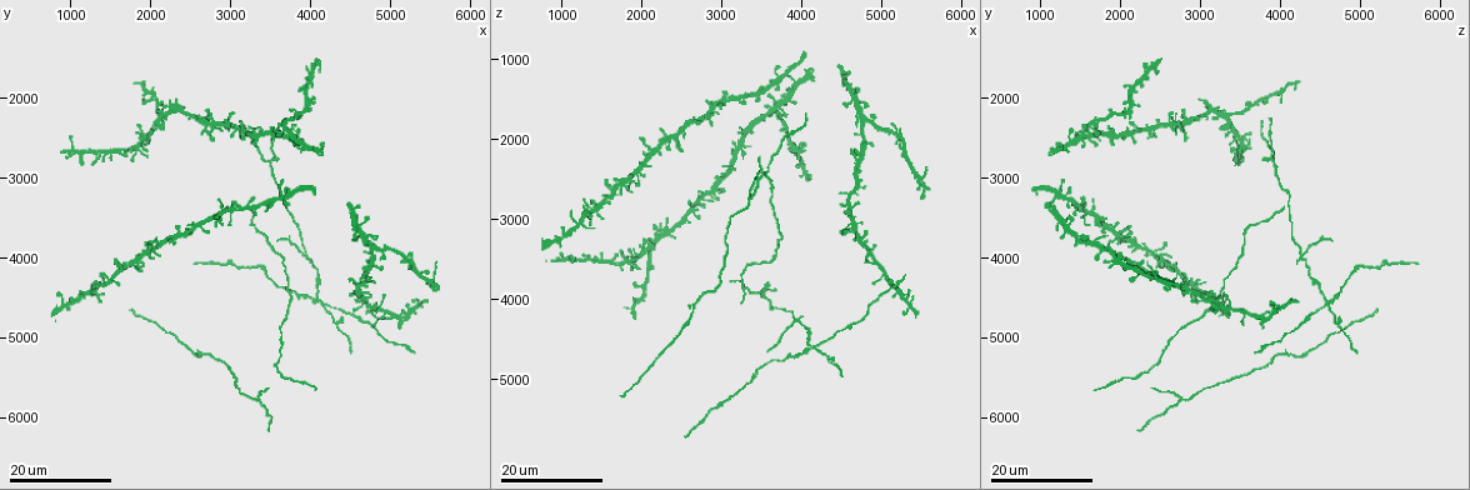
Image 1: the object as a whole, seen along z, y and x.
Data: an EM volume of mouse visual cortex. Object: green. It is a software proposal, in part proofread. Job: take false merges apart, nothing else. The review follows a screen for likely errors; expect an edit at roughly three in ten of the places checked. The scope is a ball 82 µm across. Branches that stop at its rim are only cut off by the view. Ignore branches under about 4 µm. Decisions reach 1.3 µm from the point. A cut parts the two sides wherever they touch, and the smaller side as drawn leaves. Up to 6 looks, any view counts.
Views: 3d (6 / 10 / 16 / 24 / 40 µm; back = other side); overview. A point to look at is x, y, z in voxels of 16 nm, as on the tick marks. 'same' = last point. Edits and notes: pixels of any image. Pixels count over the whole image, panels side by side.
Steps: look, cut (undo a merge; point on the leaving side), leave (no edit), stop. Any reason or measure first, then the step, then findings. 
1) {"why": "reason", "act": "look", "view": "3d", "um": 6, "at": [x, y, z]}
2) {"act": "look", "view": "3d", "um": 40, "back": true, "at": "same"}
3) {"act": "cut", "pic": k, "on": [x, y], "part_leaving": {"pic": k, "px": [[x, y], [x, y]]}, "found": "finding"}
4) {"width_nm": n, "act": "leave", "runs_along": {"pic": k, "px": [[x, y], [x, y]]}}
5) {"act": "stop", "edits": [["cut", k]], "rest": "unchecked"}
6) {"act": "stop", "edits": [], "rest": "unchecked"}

{"act": "look", "view": "3d", "um": 16, "at": [3500, 2800, 3900]}

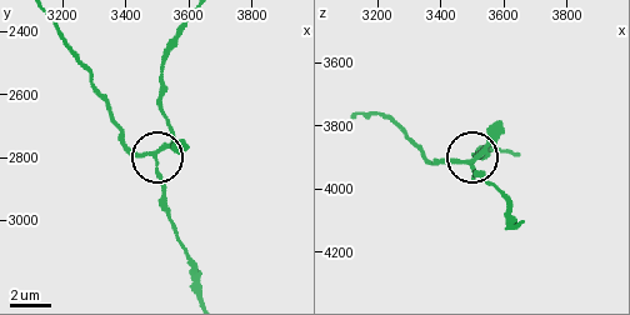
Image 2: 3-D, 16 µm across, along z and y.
{"act": "look", "view": "3d", "um": 6, "at": [3500, 2780, 3900]}

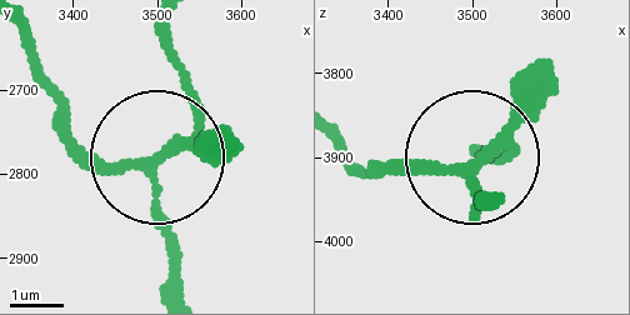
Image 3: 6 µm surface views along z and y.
{"arms": 4, "act": "leave", "runs_along": {"pic": 3, "px": [[179, 291], [151, 170], [193, 103], [179, 54]]}, "found": "all the same cell"}

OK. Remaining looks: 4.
{"why": "four or more arms meet", "act": "look", "view": "3d", "um": 16, "at": [3950, 3950, 4250]}

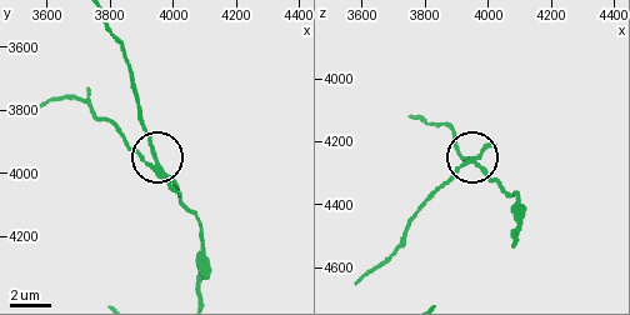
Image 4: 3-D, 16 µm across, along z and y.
{"act": "look", "view": "3d", "um": 6, "at": [3930, 3960, 4260]}

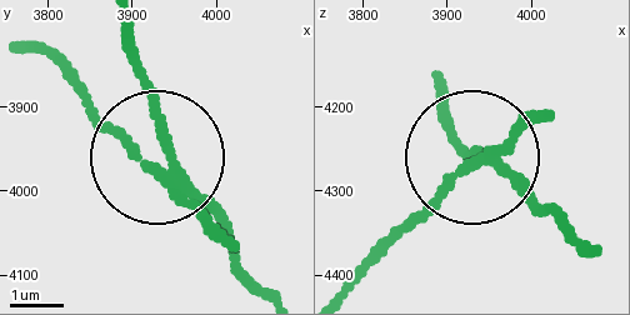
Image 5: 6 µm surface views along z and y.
{"width_nm": 180, "act": "cut", "pic": 5, "on": [211, 238], "part_leaving": {"pic": 5, "px": [[168, 183], [33, 49]]}, "found": "two cells meet here"}

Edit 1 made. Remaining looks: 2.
{"act": "stop", "edits": [["cut", 5]], "rest": "unchecked"}

